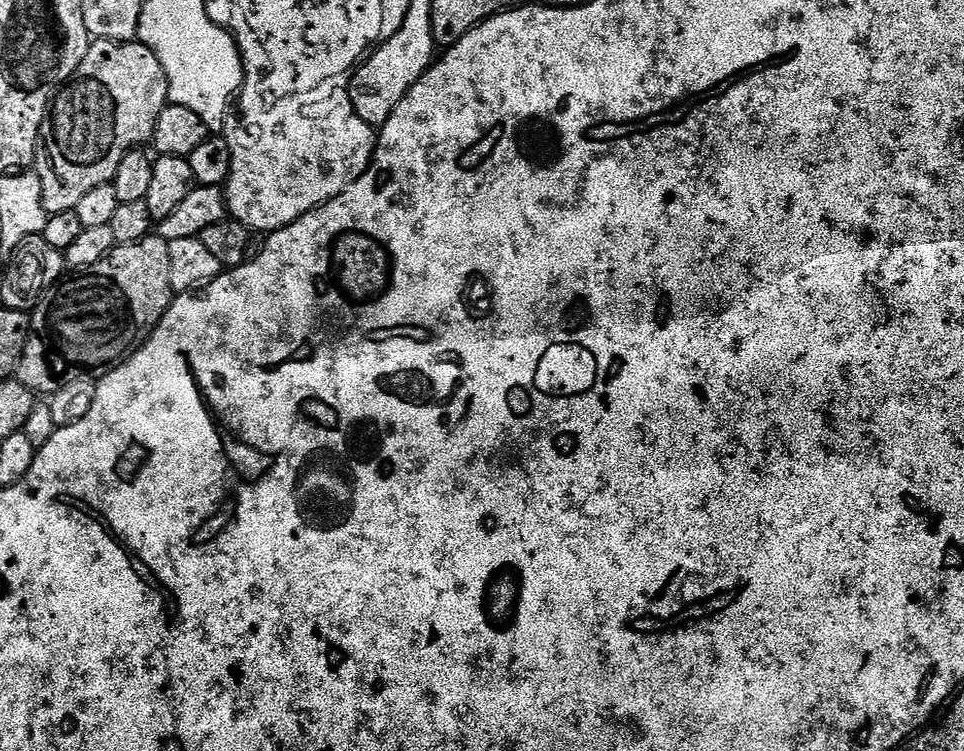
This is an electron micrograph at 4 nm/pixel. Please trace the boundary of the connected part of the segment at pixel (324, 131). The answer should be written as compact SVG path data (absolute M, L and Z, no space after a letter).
M341 85L338 88L333 87L332 90L334 90L332 100L328 104L324 104L324 100L322 100L322 106L318 106L316 116L310 116L310 108L306 108L304 114L298 112L296 118L292 118L290 122L284 124L286 130L284 128L276 130L284 136L278 140L288 142L288 150L274 148L274 152L272 152L270 144L258 148L258 130L248 126L248 122L240 124L240 132L224 132L232 155L232 169L226 185L226 199L231 219L246 225L247 228L251 228L257 233L277 232L278 229L288 227L298 218L302 218L308 212L319 208L327 200L341 196L359 178L362 165L367 166L372 163L378 143L378 136L373 125L365 122L354 110L352 94L347 87Z

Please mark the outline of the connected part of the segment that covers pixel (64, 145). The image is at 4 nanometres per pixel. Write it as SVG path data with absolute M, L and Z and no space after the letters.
M113 40L89 43L86 58L82 58L76 75L60 89L51 105L50 127L42 140L43 147L48 147L48 156L56 171L53 176L43 177L44 208L48 215L57 216L73 211L84 195L94 190L94 186L112 183L122 158L151 141L158 118L169 103L168 79L162 70L162 62L158 62L158 58L145 44L115 44Z

